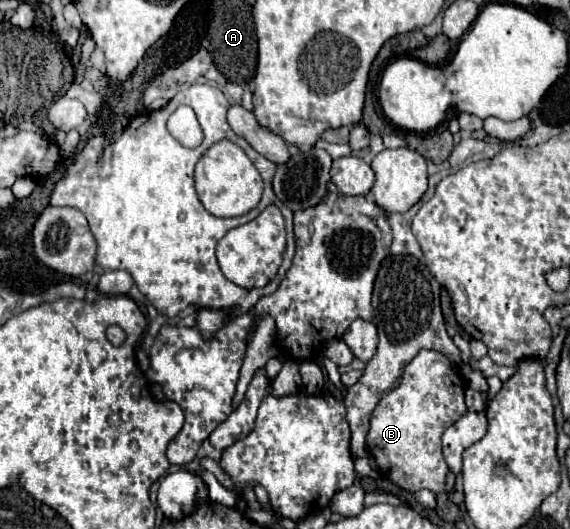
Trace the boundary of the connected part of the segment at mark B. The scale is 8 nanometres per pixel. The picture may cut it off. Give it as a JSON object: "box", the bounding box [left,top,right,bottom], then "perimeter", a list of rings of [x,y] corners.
{"box":[368,350,466,492],"perimeter":[[[420,350],[416,358],[404,368],[400,386],[382,396],[370,418],[368,450],[378,468],[400,488],[416,492],[428,488],[442,492],[448,464],[442,456],[442,432],[466,414],[464,384],[452,362],[436,350]]]}

